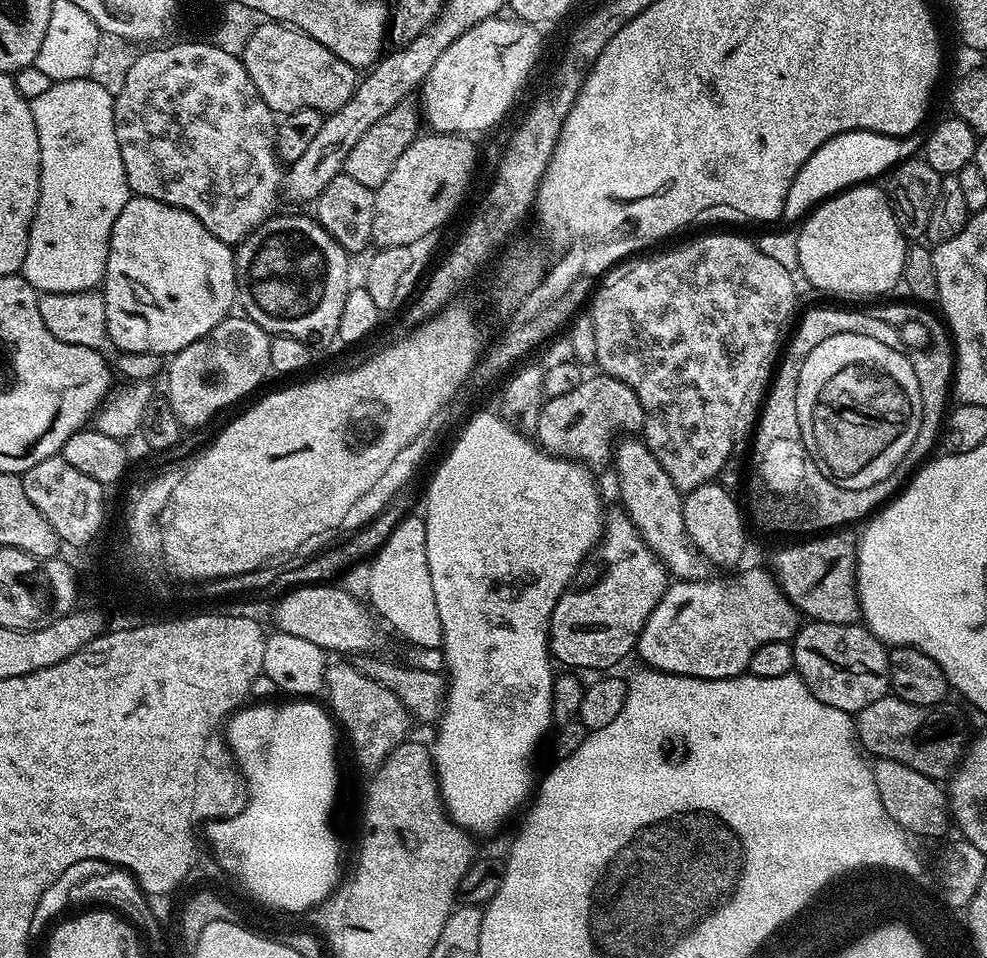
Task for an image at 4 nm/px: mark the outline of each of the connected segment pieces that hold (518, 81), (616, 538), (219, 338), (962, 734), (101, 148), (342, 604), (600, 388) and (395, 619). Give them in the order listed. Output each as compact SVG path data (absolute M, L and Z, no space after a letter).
M493 18L478 22L472 29L466 30L458 39L442 52L429 76L422 85L424 106L422 116L433 133L459 134L469 138L475 137L475 132L488 132L512 107L520 96L520 91L528 84L536 63L540 60L540 47L544 40L540 37L541 29L535 24L525 24L523 20L509 18Z
M617 510L617 512L607 513L604 534L594 549L594 559L583 565L578 580L579 583L569 586L562 594L562 598L558 598L558 606L554 606L554 614L548 623L548 650L551 659L557 665L564 664L560 666L568 670L615 669L612 667L619 660L626 659L630 654L633 655L647 618L654 610L654 606L658 606L664 591L668 589L670 583L668 569L650 550L650 546L646 546L646 542L640 537L639 530L634 526L627 512Z
M243 314L229 315L210 334L171 357L166 368L165 397L183 427L206 423L216 412L255 390L269 375L270 336Z
M889 694L878 698L878 702L870 702L861 712L855 713L856 739L865 753L873 752L873 757L881 760L902 762L902 766L910 766L918 770L918 774L926 774L931 780L940 782L951 777L968 751L968 720L956 708L945 706L918 706Z
M58 81L50 86L50 90L44 91L39 98L30 101L34 114L34 126L38 130L38 146L40 147L40 193L38 194L36 213L28 231L28 245L26 246L22 275L24 280L30 282L30 286L40 294L66 295L71 292L91 292L99 289L104 282L106 258L110 250L110 234L114 230L114 222L118 222L118 214L122 214L122 206L126 206L126 202L130 199L126 170L122 166L122 150L118 150L118 134L112 136L114 108L108 108L108 100L112 95L109 93L104 96L104 90L105 88L96 88L96 84L72 84L70 81Z
M335 583L305 584L302 588L293 588L275 601L276 625L279 631L295 634L298 638L306 638L306 642L314 642L314 646L323 648L325 653L348 652L347 654L372 654L380 644L380 628L377 617L370 611L363 599L355 600L344 588L335 588Z
M589 375L567 394L547 397L534 436L540 447L553 456L578 460L593 470L599 470L607 460L609 463L613 459L616 432L636 434L641 431L644 410L638 394L626 386L626 382L613 376L595 375Z
M405 515L397 522L390 538L371 557L368 568L367 603L371 611L385 625L389 624L404 640L409 640L412 648L439 648L444 643L442 622L438 618L438 602L434 602L434 582L430 582L430 562L426 562L426 526L423 515Z

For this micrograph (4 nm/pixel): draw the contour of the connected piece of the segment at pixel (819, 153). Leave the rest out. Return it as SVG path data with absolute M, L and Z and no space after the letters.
M850 131L835 135L831 140L826 141L806 160L801 170L792 179L790 191L786 196L786 206L783 207L783 219L797 223L810 213L817 204L823 203L830 196L837 195L848 187L853 187L858 183L865 183L874 179L876 176L884 175L894 168L900 161L915 157L922 149L924 136L915 132L911 136L896 137L878 134L872 131Z

